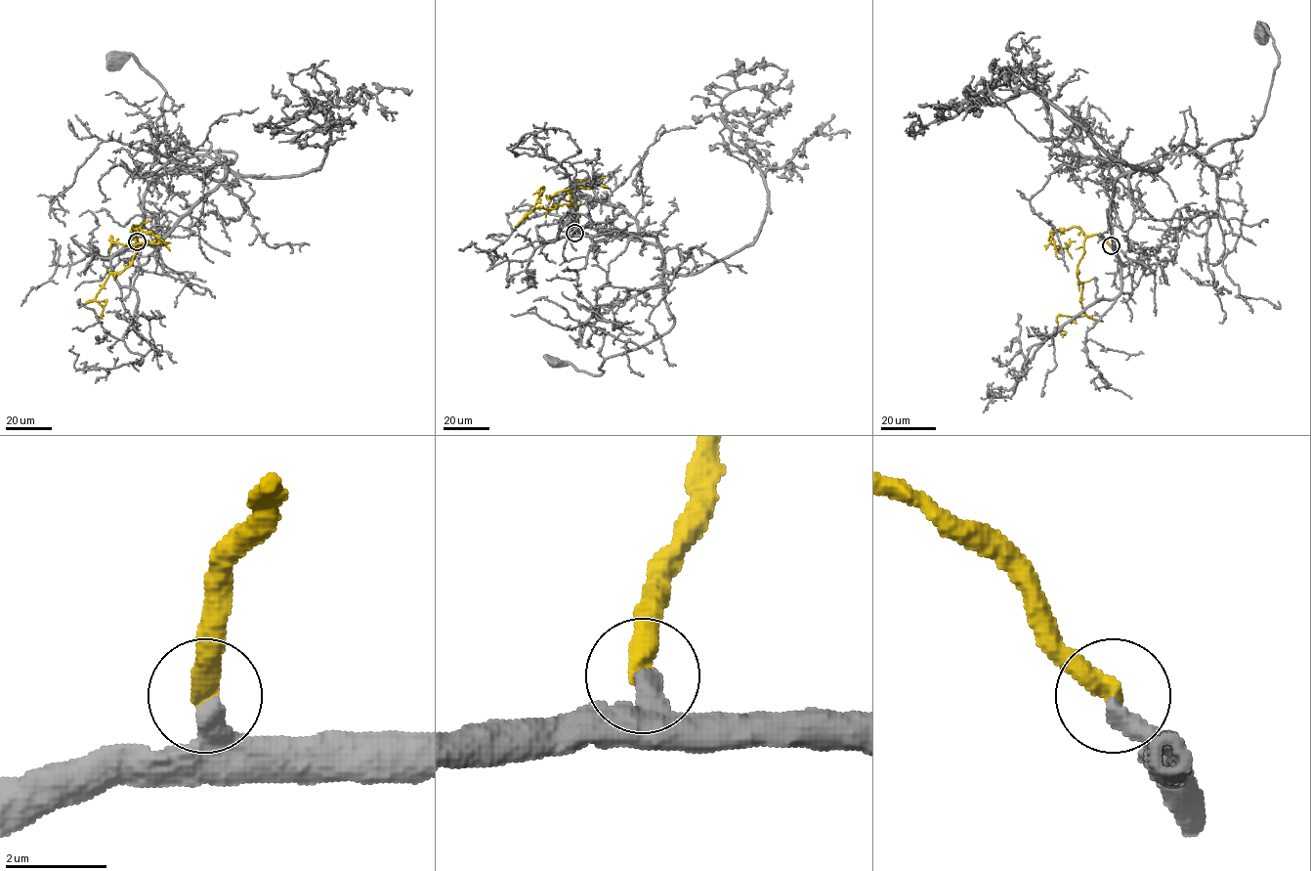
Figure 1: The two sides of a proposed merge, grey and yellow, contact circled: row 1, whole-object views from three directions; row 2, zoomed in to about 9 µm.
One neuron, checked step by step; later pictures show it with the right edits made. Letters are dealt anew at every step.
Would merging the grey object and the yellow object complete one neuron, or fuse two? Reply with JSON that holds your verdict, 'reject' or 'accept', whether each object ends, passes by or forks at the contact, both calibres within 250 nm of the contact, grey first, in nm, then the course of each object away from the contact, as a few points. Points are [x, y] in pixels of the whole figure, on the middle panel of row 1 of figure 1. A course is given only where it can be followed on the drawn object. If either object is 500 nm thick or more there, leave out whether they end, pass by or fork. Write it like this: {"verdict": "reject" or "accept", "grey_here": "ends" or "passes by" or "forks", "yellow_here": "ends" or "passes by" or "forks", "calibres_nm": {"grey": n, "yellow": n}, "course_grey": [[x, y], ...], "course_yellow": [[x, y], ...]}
{"verdict": "accept", "grey_here": "ends", "yellow_here": "ends", "calibres_nm": {"grey": 400, "yellow": 440}, "course_grey": [[574, 233], [653, 235], [662, 252], [661, 286], [673, 326], [640, 346], [608, 357], [598, 374], [553, 362]], "course_yellow": [[574, 233], [577, 217], [570, 204], [532, 210], [544, 188], [533, 194]]}

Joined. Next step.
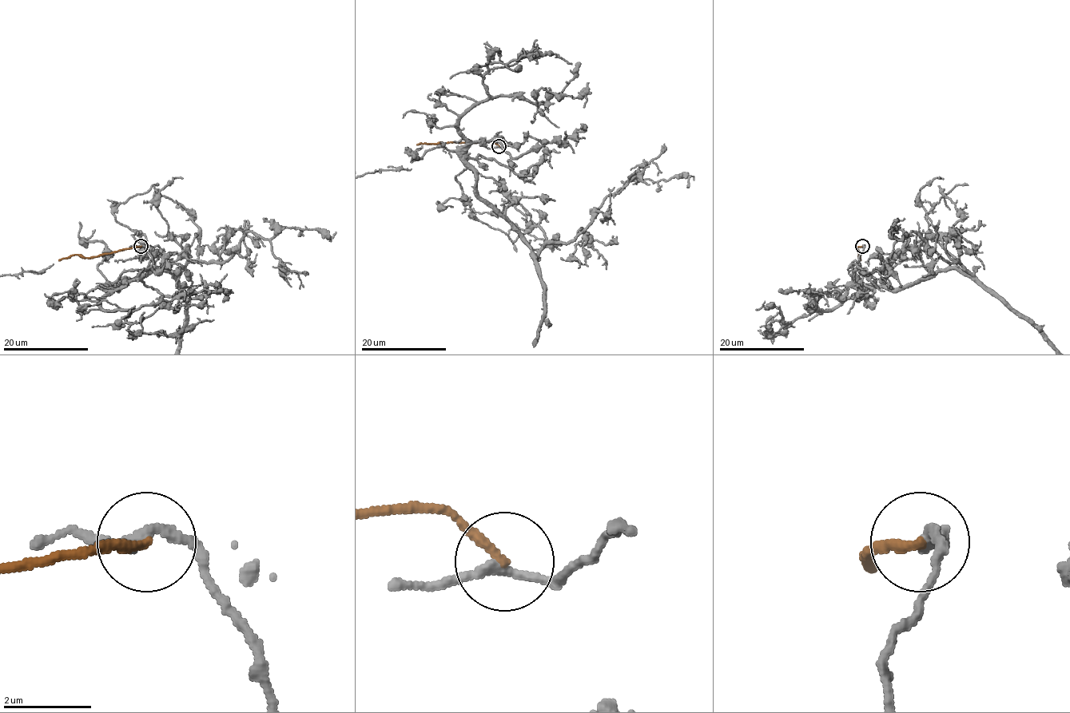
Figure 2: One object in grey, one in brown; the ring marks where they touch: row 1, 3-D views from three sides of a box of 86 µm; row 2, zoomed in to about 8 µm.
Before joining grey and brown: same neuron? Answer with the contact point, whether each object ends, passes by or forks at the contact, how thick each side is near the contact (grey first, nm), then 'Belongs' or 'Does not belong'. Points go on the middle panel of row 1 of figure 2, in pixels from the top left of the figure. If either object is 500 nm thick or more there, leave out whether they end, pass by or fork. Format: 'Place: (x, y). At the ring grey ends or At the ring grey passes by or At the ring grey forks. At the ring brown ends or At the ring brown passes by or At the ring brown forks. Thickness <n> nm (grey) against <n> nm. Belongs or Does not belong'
Place: (499, 146). At the ring grey passes by. At the ring brown ends. Thickness 220 nm (grey) against 200 nm. Does not belong

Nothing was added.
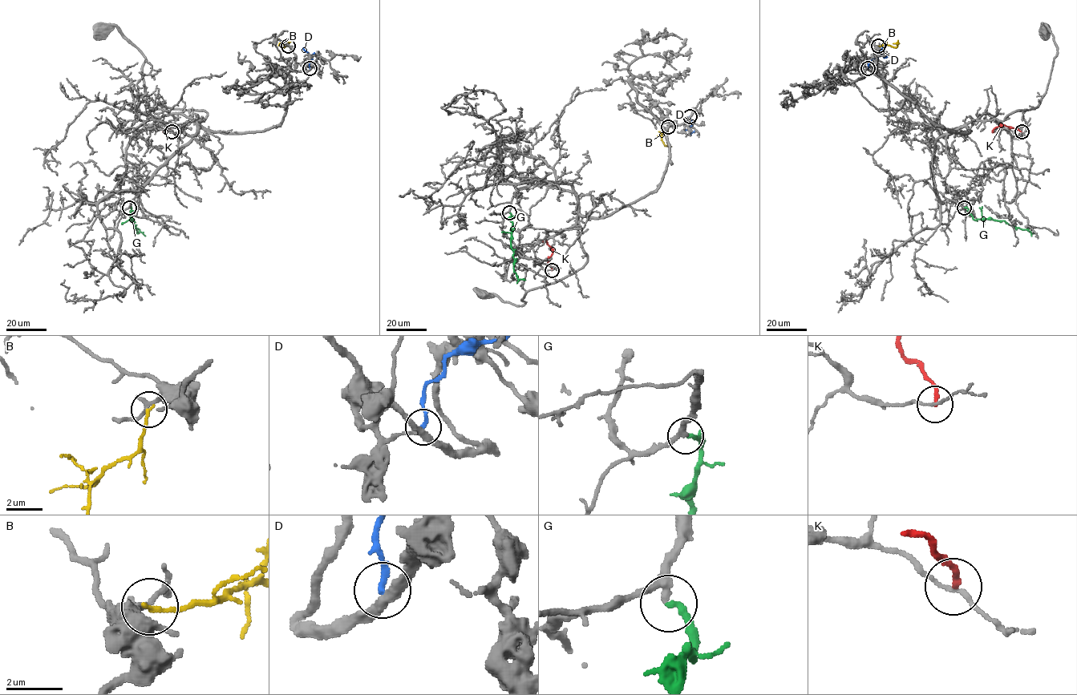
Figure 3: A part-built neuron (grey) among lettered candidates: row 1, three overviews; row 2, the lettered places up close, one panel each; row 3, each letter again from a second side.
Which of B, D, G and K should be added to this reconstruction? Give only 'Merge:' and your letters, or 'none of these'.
Merge: G

